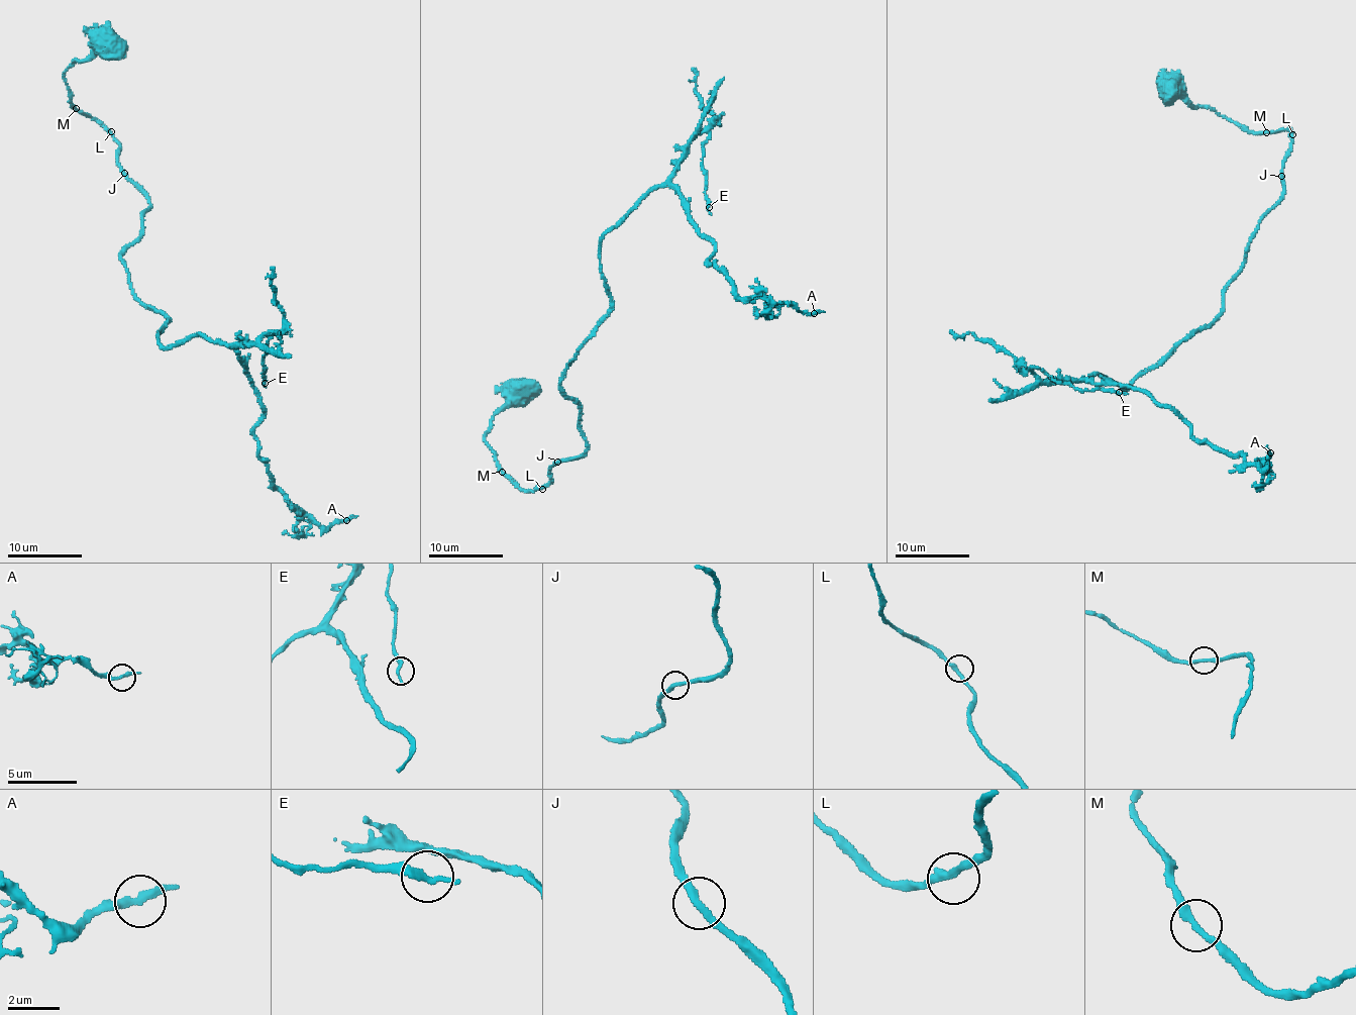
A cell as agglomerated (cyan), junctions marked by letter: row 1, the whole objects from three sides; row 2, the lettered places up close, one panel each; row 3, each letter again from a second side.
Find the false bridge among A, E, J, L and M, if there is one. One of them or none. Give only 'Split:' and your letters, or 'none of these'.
Split: none of these

